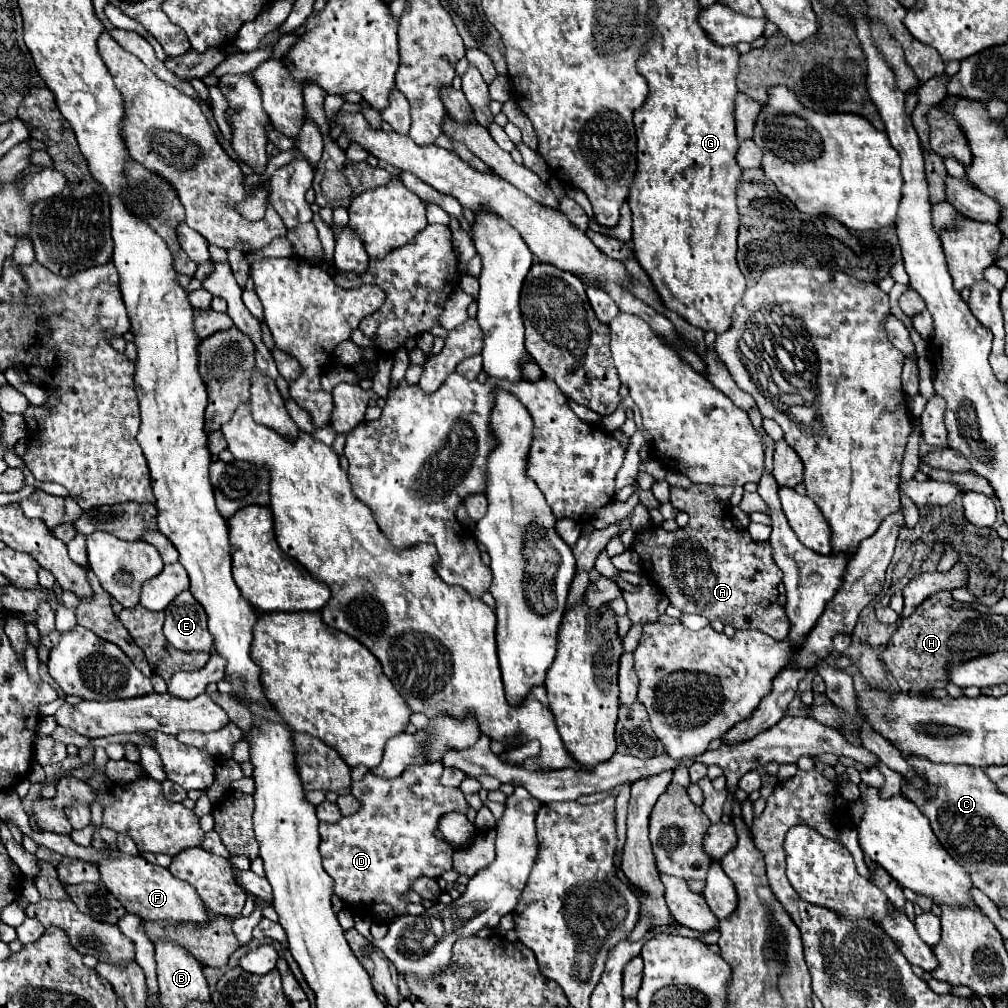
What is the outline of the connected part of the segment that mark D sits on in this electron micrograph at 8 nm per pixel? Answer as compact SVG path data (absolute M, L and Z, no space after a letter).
M439 761L407 767L395 779L385 779L369 771L363 779L351 783L351 795L361 803L361 809L355 815L341 817L337 823L319 823L323 867L335 881L335 895L353 913L361 911L373 921L391 923L407 915L409 903L405 895L413 891L413 883L419 877L439 877L453 867L453 847L439 837L439 819L447 813L467 813L469 805L459 787L441 785L441 773L443 763Z

